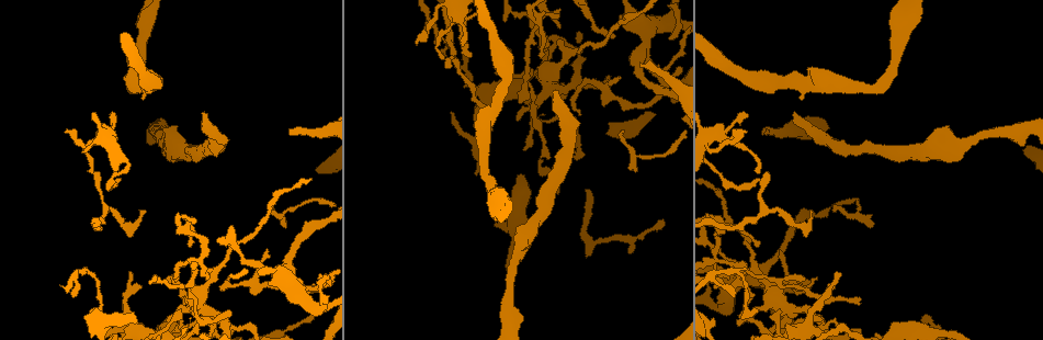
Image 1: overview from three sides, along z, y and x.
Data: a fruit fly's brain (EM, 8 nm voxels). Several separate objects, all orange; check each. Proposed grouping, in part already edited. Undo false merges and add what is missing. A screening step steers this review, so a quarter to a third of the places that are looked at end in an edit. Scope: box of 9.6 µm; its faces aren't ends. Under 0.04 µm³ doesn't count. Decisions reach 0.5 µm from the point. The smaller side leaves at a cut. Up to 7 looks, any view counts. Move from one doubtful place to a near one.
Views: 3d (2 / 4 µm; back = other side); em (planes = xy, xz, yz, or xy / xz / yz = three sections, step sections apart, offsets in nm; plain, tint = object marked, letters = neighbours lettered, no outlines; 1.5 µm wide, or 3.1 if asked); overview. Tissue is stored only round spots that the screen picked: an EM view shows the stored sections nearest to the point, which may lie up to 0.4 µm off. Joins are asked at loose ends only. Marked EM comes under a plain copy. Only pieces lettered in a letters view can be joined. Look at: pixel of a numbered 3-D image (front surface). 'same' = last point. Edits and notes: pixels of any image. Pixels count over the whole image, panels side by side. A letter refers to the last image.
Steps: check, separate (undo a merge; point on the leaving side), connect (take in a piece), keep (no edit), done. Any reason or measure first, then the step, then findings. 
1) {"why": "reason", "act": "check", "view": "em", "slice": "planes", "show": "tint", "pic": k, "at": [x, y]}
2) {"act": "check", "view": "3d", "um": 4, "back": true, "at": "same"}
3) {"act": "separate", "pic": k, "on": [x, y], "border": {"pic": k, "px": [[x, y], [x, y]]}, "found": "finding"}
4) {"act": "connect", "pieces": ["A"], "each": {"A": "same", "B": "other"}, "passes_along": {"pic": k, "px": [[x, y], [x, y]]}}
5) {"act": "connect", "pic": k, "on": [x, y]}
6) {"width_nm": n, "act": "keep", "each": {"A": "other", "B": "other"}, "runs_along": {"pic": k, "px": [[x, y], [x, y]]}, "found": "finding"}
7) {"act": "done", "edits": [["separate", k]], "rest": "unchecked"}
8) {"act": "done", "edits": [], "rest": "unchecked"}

{"act": "check", "view": "em", "slice": "planes", "show": "tint", "pic": 1, "at": [780, 249]}

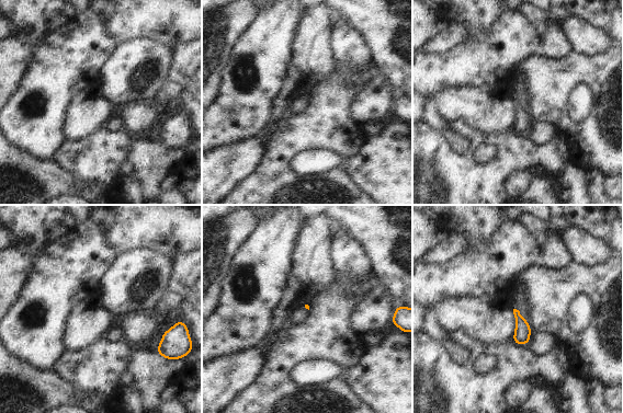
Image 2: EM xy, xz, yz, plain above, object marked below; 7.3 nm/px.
{"why": "what lies round it", "act": "check", "view": "em", "slice": "planes", "show": "letters", "at": "same"}

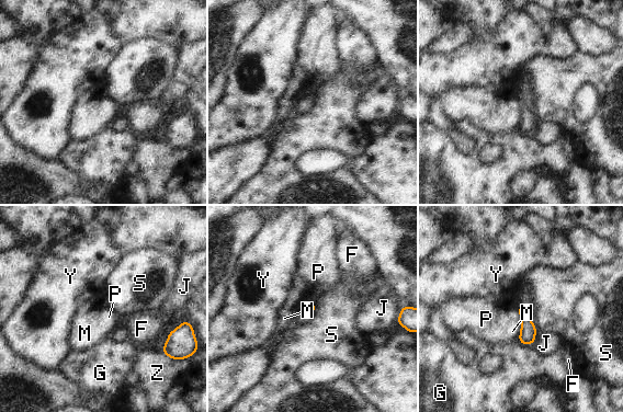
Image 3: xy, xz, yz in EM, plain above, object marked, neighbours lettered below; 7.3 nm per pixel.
{"act": "keep", "each": {"F": "other", "G": "other", "J": "other", "M": "other", "P": "other", "S": "other", "Y": "other", "Z": "other"}, "border": {"pic": 3, "px": [[530, 318], [537, 330]]}, "found": "no lettered piece goes on from it"}

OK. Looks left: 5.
{"act": "check", "view": "em", "slice": "planes", "show": "letters", "pic": 1, "at": [95, 174]}

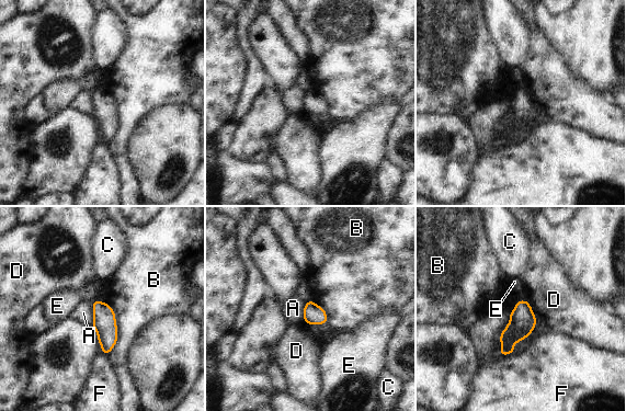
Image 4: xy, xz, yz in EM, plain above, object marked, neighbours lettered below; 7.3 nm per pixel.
{"longest_contact_nm": ["B", 400], "act": "keep", "each": {"A": "other", "B": "other", "C": "other", "D": "other", "E": "other", "F": "other"}, "border": {"pic": 4, "px": [[104, 301], [116, 326], [106, 355]]}, "found": "none of them fits"}

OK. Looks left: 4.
{"why": "free end", "act": "check", "view": "3d", "um": 4, "pic": 1, "at": [758, 244]}

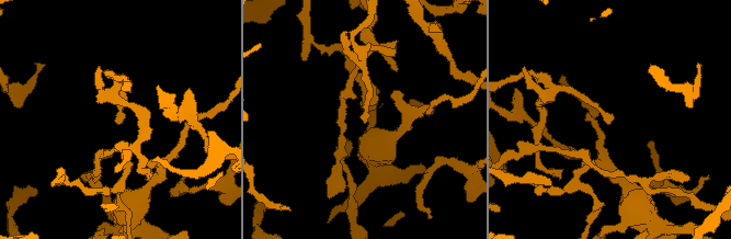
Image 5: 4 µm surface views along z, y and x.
{"why": "need the tissue", "act": "check", "view": "em", "slice": "planes", "show": "tint", "pic": 5, "at": [361, 117]}

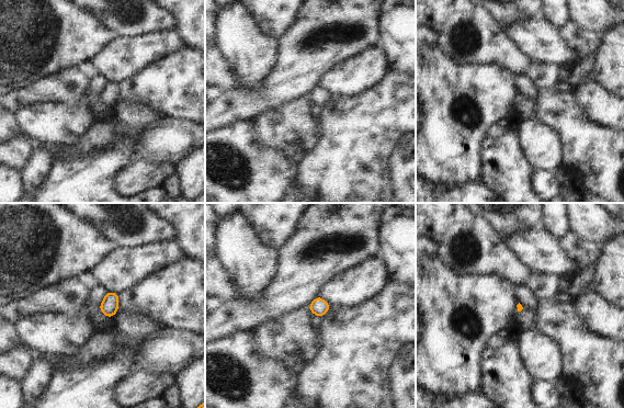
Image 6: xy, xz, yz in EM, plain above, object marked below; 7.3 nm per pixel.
{"act": "check", "view": "em", "slice": "planes", "show": "letters", "at": "same"}

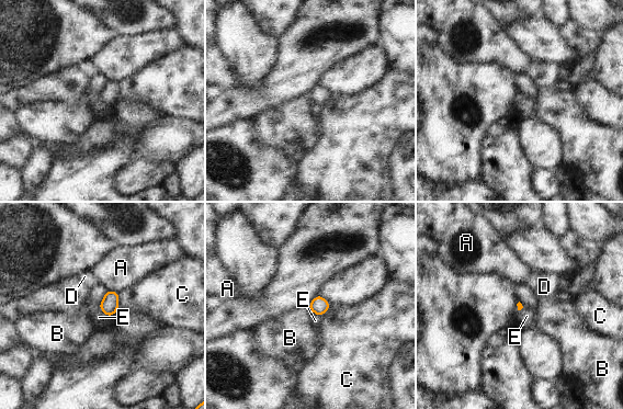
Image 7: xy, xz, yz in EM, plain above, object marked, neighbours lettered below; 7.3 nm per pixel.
{"act": "keep", "each": {"A": "other", "B": "other", "C": "other", "D": "other", "E": "other"}, "border": {"pic": 7, "px": [[108, 291], [99, 308]]}, "found": "none of them fits"}

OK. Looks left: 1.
{"act": "done", "edits": [], "rest": "unchecked"}

